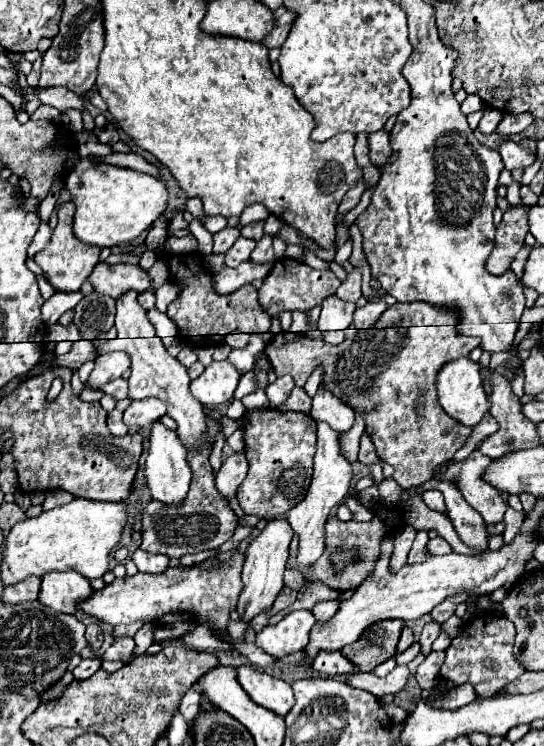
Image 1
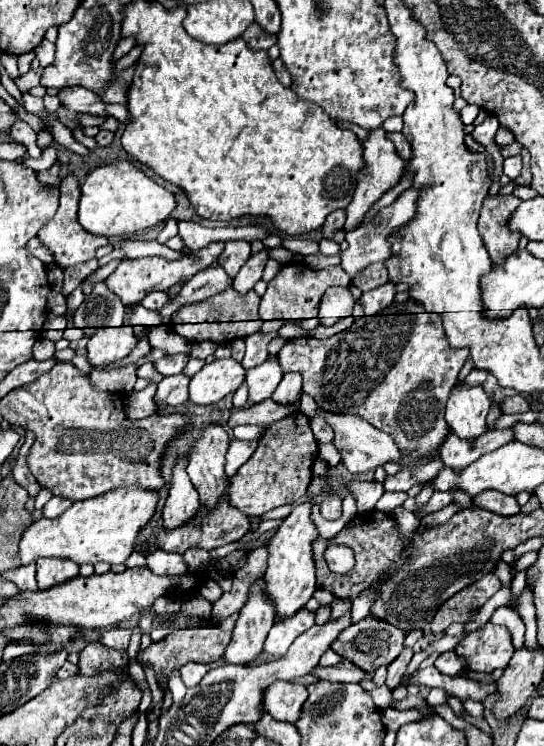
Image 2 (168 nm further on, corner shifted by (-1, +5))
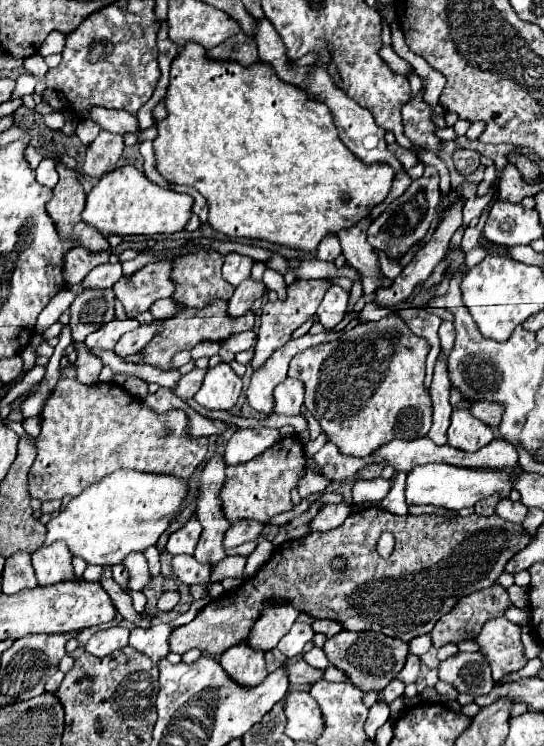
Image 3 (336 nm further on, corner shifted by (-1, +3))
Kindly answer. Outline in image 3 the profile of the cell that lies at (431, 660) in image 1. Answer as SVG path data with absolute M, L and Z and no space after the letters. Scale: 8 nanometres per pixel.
M457 653L439 663L439 679L455 685L459 693L487 695L495 681L491 677L491 667L481 653Z

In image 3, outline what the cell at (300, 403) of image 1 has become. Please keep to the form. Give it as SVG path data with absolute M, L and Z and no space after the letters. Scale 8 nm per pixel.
M189 409L187 413L189 417L189 433L193 437L209 437L209 435L221 435L223 431L229 429L229 425L225 421L215 421L215 419L207 419L203 415L199 415L195 409Z

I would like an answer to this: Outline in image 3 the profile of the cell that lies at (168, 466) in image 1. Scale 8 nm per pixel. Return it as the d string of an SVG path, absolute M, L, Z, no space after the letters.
M191 515L181 529L173 531L169 535L169 541L165 545L165 549L171 553L171 555L179 555L179 553L189 553L193 555L195 551L195 545L199 541L199 535L201 535L201 525L199 525L199 519L195 515Z

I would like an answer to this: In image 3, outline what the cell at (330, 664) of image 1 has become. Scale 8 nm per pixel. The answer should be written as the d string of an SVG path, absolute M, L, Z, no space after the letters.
M313 647L311 651L307 651L303 659L305 659L311 667L317 667L317 669L327 669L327 667L329 667L329 661L327 661L323 649L319 649L319 647Z

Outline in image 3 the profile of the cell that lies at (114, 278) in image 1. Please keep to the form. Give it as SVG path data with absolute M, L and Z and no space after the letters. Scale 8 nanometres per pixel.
M155 261L133 275L123 275L113 285L113 291L123 303L127 315L137 317L157 299L171 297L175 291L175 283L171 281L171 261Z

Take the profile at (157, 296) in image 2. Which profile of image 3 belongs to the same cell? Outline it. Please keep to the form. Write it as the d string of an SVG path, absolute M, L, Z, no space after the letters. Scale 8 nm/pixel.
M159 299L159 301L155 301L155 305L151 305L149 313L155 319L171 317L171 315L175 315L175 301L171 301L171 299Z

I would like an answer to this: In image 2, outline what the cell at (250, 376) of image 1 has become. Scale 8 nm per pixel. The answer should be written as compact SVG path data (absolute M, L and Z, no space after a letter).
M277 357L267 359L261 365L247 369L249 401L261 403L261 401L269 399L281 379L283 379L283 371L281 371L281 365L279 365Z

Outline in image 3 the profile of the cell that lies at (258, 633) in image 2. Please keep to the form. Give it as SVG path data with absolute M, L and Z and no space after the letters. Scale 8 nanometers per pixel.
M247 639L227 649L221 655L219 663L231 675L231 679L247 687L259 685L267 675L263 653L259 653L259 649L251 649L251 645L247 645Z

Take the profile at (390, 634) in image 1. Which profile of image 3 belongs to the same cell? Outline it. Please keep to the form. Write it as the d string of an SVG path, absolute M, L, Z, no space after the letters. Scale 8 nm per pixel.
M343 629L341 633L325 641L323 651L327 653L327 659L331 661L331 665L345 671L351 683L357 685L361 691L371 691L371 689L383 691L391 683L391 679L395 679L397 673L403 669L405 657L409 653L409 645L405 641L381 635L381 633L373 633L373 631L353 633Z

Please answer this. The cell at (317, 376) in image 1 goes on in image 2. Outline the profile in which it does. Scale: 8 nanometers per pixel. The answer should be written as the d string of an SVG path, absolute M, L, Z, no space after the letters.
M303 393L300 402L300 411L309 418L313 418L317 409L317 404L315 403L314 399Z

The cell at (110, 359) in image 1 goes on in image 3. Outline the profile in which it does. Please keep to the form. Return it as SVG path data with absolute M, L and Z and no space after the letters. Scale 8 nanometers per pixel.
M125 319L125 321L111 321L111 323L105 323L101 329L97 329L95 333L91 333L87 339L85 339L85 345L89 349L103 349L103 351L113 351L115 349L115 343L121 339L123 333L127 331L133 331L139 327L139 321L135 319Z

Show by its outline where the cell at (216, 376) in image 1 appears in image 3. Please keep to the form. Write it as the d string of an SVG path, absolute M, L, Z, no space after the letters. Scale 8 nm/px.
M219 363L207 369L201 389L195 393L195 401L205 409L231 409L241 393L241 377L235 375L229 363Z

